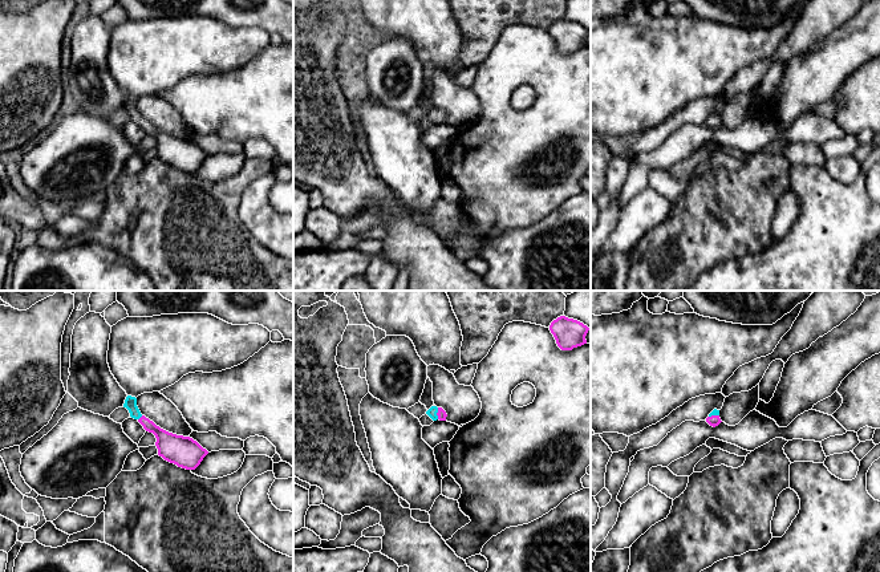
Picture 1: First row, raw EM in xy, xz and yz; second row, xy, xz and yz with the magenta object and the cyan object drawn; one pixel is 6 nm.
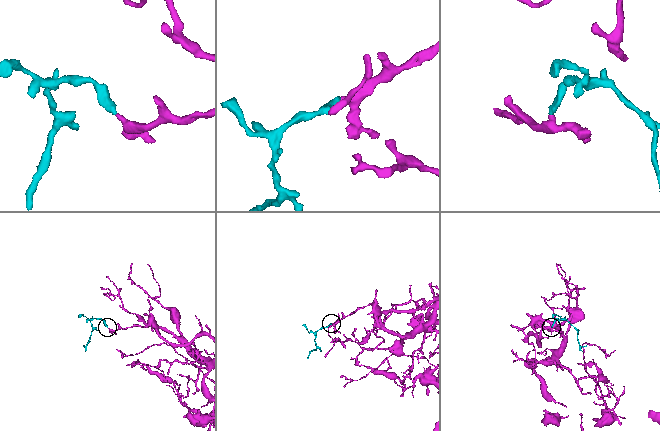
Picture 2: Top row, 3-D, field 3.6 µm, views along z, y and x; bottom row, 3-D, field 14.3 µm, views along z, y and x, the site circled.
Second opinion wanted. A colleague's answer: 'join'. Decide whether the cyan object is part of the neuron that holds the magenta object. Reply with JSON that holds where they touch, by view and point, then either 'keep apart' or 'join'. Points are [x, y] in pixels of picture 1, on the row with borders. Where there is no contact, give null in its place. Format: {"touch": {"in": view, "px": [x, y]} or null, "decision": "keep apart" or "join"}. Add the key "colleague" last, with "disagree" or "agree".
{"touch": {"in": "xy", "px": [140, 418]}, "decision": "join", "colleague": "agree"}

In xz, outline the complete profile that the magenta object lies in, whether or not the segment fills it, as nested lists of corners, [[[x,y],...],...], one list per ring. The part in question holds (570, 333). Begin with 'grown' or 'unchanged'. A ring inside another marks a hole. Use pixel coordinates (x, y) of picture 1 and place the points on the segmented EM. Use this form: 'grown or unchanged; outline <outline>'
unchanged; outline [[[560,316],[551,322],[550,330],[561,350],[572,350],[587,344],[585,336],[589,328],[577,320]]]

